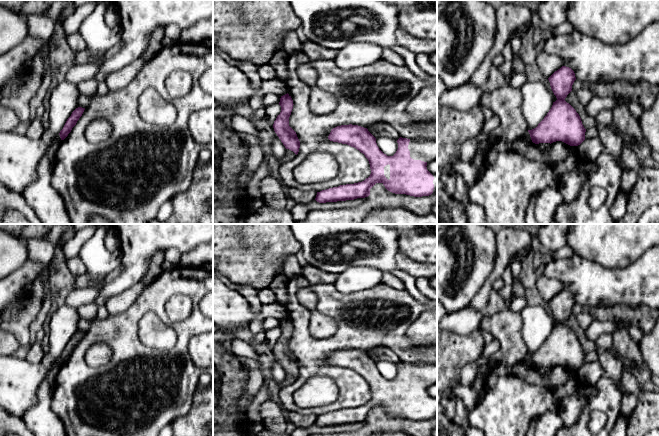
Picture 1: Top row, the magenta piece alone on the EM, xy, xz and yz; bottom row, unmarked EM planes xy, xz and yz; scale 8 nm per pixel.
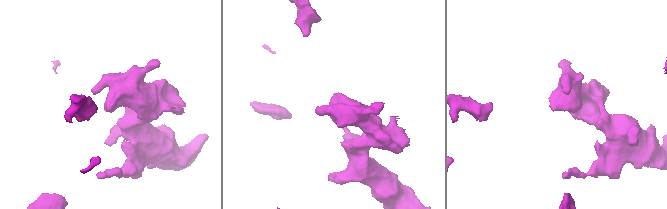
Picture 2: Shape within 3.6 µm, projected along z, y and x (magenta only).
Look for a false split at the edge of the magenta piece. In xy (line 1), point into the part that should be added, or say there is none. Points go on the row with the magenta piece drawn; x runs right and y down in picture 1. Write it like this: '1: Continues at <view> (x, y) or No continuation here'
1: No continuation here

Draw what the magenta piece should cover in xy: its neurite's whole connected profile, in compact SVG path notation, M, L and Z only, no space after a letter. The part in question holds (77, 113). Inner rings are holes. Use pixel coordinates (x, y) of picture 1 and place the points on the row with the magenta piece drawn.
M78 107L72 112L71 116L67 119L63 129L59 133L61 140L64 140L68 136L79 118L82 116L84 110L85 108Z

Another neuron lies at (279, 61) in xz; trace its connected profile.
M277 51L269 64L275 69L278 79L285 82L288 77L287 59L289 55L284 51Z

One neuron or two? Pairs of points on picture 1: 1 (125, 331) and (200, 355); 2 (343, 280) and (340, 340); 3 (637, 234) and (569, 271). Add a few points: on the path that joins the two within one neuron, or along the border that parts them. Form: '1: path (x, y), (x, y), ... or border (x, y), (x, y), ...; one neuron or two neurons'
1: border (202, 332), (188, 343), (189, 357), (199, 367); two neurons
2: border (333, 284), (343, 293), (355, 293), (365, 290); two neurons
3: border (575, 254), (612, 268); two neurons

